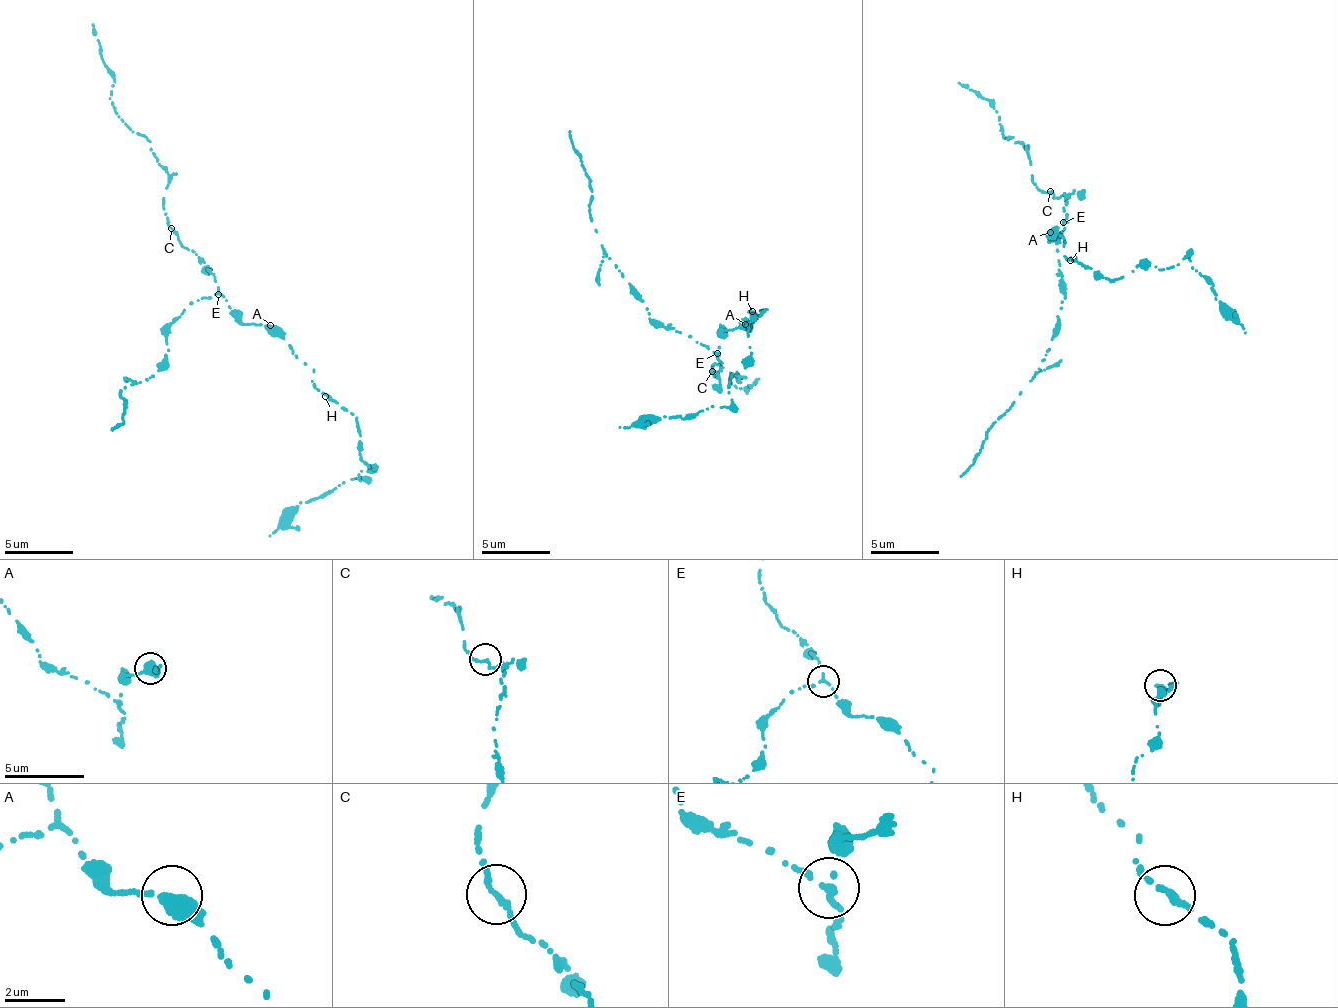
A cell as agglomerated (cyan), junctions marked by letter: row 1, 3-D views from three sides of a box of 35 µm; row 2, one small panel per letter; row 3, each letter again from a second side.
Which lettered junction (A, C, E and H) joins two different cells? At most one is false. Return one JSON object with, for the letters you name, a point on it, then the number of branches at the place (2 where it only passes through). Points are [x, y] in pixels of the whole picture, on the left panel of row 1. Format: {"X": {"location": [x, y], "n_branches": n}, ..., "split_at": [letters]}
{"E": {"location": [218, 294], "n_branches": 2}, "split_at": ["E"]}

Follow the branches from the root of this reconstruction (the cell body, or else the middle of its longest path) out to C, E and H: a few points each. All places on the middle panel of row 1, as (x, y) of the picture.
C: (741, 328), (719, 335), (716, 358), (723, 364), (718, 372), (721, 377), (712, 371)
E: (741, 328), (722, 331), (722, 336), (719, 335), (718, 353)
H: (741, 328), (750, 328), (747, 324), (757, 319), (749, 311), (752, 311)

